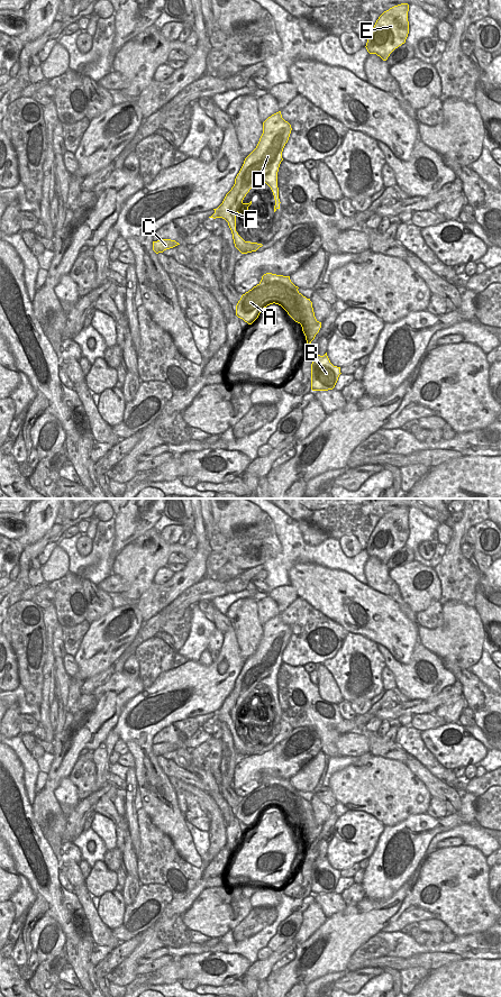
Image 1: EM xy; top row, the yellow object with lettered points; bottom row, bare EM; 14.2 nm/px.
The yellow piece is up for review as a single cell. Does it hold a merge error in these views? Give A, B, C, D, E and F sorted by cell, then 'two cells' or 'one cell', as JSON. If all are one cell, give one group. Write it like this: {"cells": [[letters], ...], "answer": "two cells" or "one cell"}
{"cells": [["A", "B"], ["C", "D", "E", "F"]], "answer": "two cells"}

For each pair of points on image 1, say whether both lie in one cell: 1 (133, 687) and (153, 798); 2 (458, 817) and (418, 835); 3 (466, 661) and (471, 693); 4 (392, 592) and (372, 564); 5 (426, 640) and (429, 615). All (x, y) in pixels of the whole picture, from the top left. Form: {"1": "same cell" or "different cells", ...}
{"1": "different cells", "2": "same cell", "3": "different cells", "4": "same cell", "5": "different cells"}

